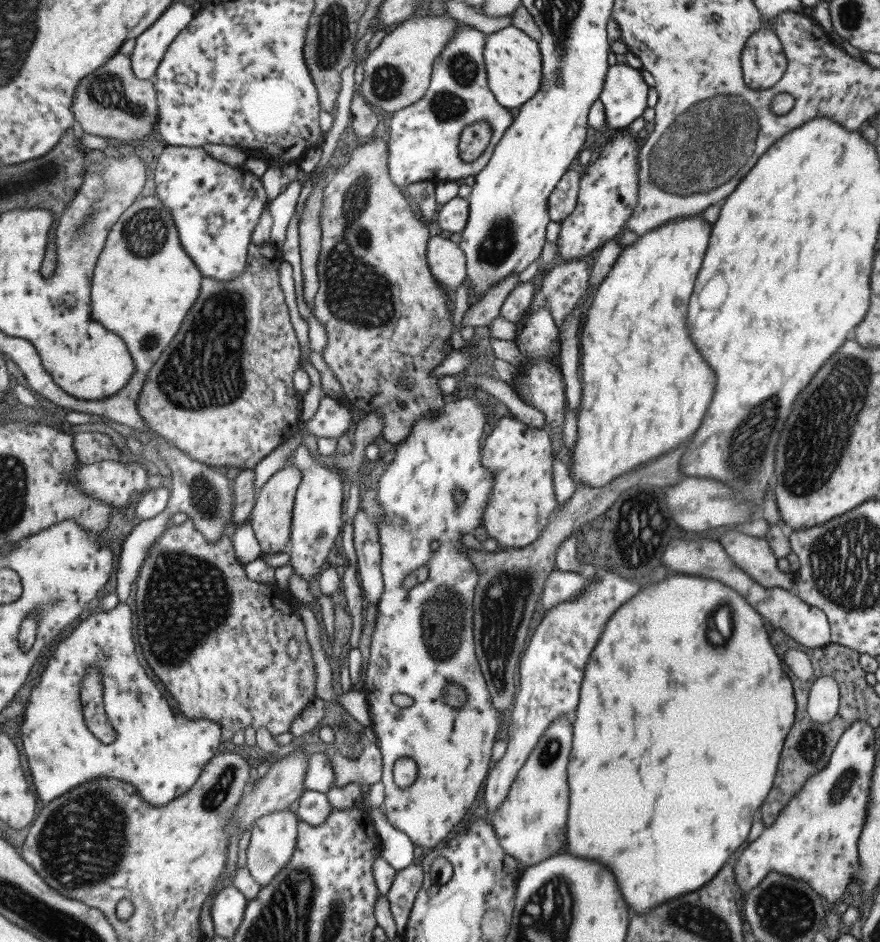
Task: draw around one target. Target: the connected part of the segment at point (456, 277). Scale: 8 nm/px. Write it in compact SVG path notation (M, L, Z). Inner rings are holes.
M434 236L427 244L427 260L432 276L450 290L449 306L454 310L453 292L462 282L467 282L467 262L462 248L450 239Z

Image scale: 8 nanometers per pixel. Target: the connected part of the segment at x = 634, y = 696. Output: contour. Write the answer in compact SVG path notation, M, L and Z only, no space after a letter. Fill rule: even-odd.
M673 572L660 581L654 580L654 584L642 588L614 611L588 660L586 676L582 682L582 702L578 704L574 718L572 748L567 766L570 793L566 822L567 844L564 850L578 857L588 856L600 860L608 869L612 868L618 878L618 887L628 903L628 910L632 908L635 914L644 914L674 896L698 890L710 882L726 864L730 854L736 852L747 840L754 814L773 788L786 736L796 718L797 705L792 676L772 647L762 617L746 601L746 597L722 581L714 577ZM710 622L714 622L719 631L710 631L714 632L711 635L714 643L720 641L722 644L722 636L730 637L724 646L714 646L712 642L708 642L706 634Z

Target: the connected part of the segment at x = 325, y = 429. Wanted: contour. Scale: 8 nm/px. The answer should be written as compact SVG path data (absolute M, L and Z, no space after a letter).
M325 395L314 417L304 423L304 434L338 440L352 422L350 409L340 400Z

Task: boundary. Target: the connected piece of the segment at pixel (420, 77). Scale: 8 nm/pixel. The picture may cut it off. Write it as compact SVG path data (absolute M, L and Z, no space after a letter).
M446 11L435 16L416 14L411 19L388 30L378 48L374 48L366 56L364 69L364 79L359 85L362 97L376 110L386 112L396 112L418 102L429 88L434 60L440 56L440 52L448 46L450 36L456 34L460 22L454 19Z

